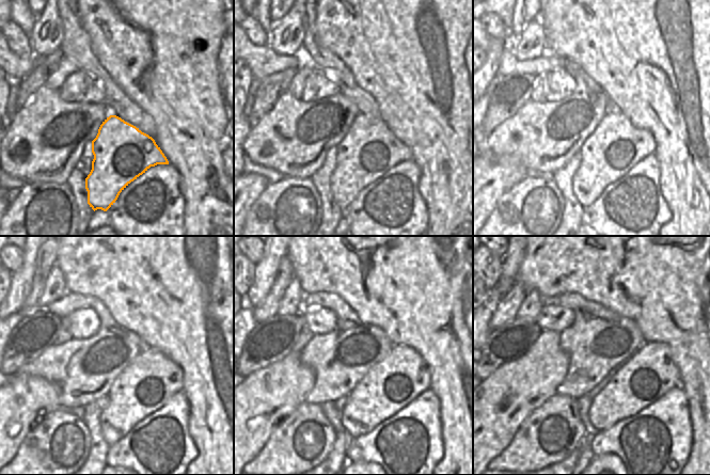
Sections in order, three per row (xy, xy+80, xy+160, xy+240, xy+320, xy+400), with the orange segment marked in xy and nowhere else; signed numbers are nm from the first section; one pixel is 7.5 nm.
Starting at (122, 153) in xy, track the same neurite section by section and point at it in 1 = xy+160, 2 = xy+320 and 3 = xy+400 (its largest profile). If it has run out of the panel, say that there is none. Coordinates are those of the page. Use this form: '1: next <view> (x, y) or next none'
1: next xy+160 (616, 145)
2: next xy+320 (401, 376)
3: next xy+400 (649, 374)

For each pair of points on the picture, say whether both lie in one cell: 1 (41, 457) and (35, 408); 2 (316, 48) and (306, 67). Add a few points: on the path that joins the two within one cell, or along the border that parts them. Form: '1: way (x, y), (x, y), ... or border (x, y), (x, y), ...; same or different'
1: border (59, 410), (52, 410), (21, 443); different
2: border (306, 60), (313, 66); different

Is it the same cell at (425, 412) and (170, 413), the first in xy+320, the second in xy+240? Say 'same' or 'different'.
same

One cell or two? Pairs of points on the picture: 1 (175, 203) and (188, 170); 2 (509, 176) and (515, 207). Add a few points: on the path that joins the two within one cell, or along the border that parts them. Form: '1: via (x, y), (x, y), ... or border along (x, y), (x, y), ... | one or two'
1: border along (173, 165), (178, 174), (184, 215) | two
2: border along (526, 174), (513, 185), (494, 205) | two

